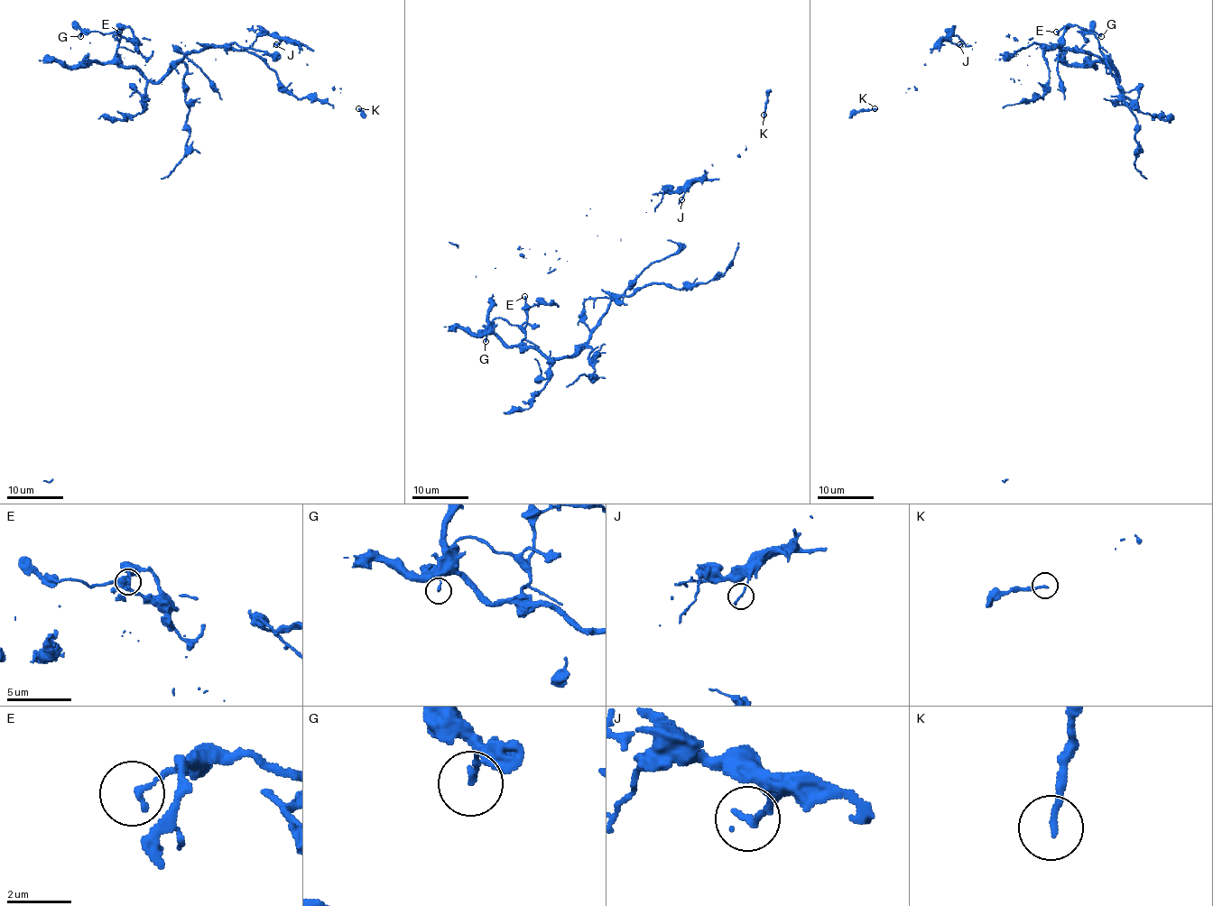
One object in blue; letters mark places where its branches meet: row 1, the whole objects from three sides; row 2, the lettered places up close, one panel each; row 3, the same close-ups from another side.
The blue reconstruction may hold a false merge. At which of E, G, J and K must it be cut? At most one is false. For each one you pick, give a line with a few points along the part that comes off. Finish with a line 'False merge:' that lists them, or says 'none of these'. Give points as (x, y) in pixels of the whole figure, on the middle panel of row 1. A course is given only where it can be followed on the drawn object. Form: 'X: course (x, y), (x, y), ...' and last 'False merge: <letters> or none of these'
J: course (681, 199), (684, 193), (681, 189), (666, 189), (654, 211)
False merge: J

